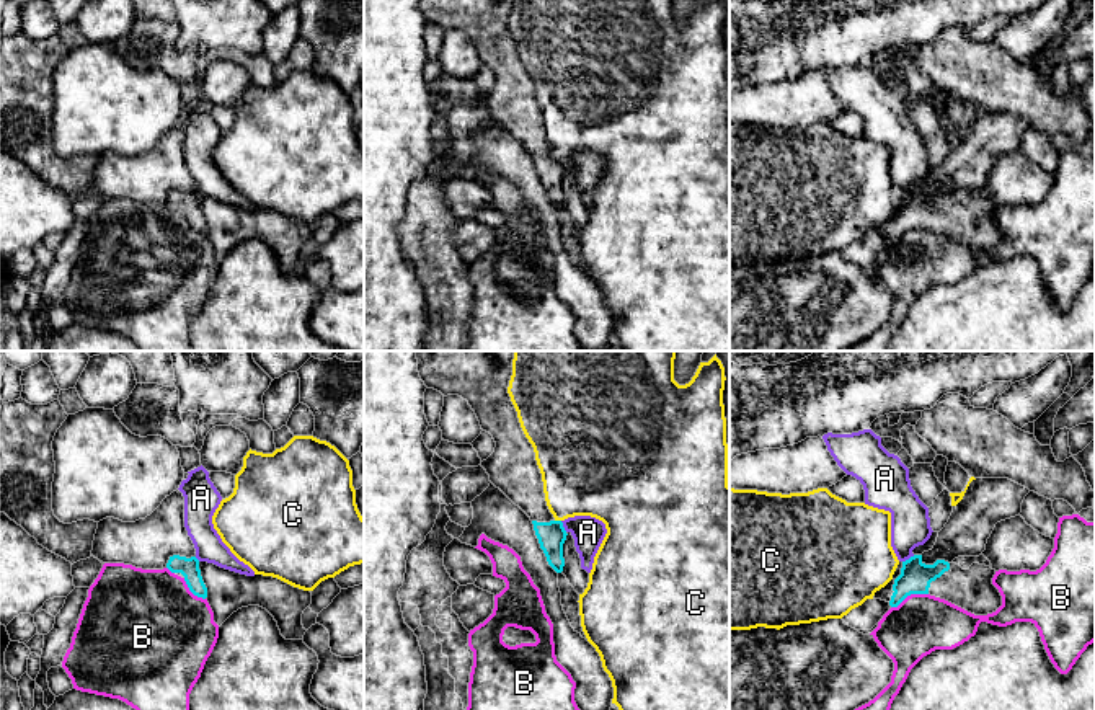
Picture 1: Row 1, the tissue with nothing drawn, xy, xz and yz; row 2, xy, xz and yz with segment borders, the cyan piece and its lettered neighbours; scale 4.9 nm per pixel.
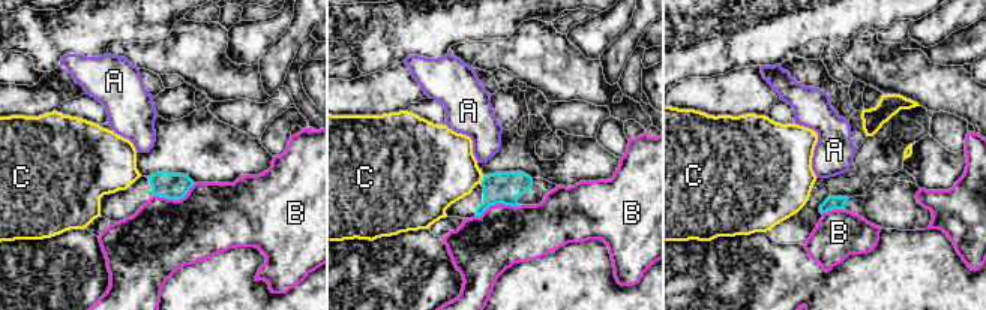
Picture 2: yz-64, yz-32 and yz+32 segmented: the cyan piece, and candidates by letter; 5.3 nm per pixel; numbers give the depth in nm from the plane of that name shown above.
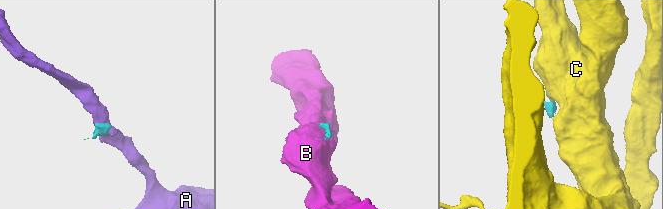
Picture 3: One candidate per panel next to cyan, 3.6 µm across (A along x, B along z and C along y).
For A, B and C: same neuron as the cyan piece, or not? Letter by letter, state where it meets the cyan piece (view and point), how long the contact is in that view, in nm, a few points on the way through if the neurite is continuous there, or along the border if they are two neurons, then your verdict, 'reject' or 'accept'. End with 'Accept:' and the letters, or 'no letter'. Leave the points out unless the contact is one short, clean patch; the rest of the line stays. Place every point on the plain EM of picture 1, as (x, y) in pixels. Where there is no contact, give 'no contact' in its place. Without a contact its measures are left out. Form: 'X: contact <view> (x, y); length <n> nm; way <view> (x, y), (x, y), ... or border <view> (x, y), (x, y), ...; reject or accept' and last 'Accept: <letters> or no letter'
A: contact yz (909, 193); length 70 nm; border yz (914, 190), (903, 196); reject
B: contact yz (909, 229); length 200 nm; border yz (927, 227), (911, 227), (891, 242); reject
C: contact xz (558, 155); length 30 nm; border xz (555, 154), (560, 155); reject
Accept: no letter

